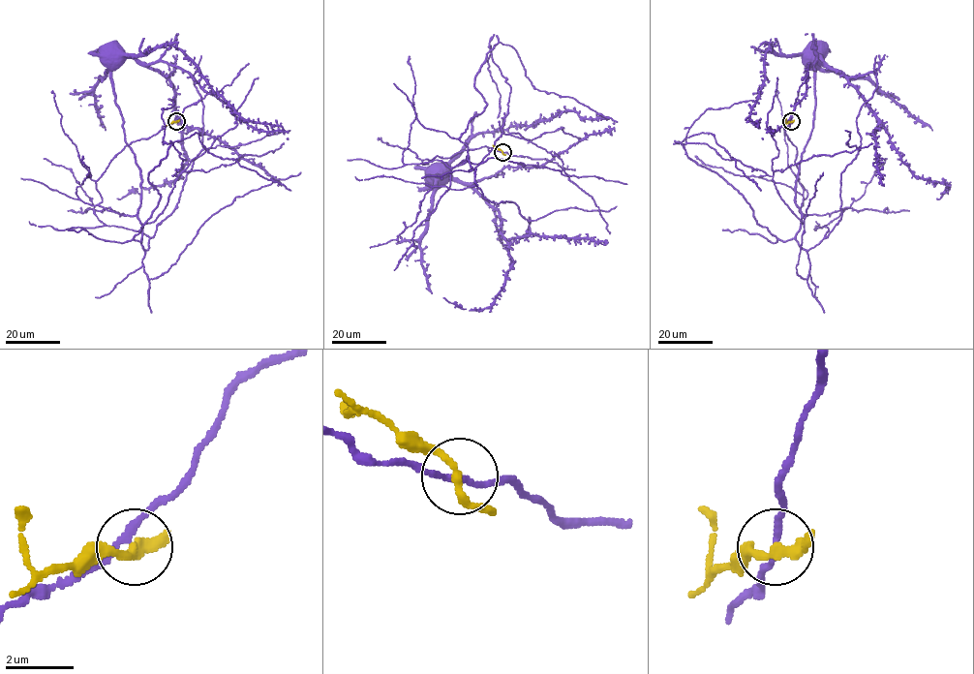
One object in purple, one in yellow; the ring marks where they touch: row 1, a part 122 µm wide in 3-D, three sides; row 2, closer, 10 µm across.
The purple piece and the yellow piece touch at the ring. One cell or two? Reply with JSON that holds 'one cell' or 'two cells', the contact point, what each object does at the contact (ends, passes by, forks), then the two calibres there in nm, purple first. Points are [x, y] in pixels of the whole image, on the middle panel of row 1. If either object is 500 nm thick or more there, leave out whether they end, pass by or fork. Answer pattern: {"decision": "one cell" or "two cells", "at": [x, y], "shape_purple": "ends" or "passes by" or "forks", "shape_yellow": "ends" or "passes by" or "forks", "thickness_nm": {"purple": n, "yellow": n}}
{"decision": "two cells", "at": [502, 152], "shape_purple": "passes by", "shape_yellow": "passes by", "thickness_nm": {"purple": 190, "yellow": 240}}

